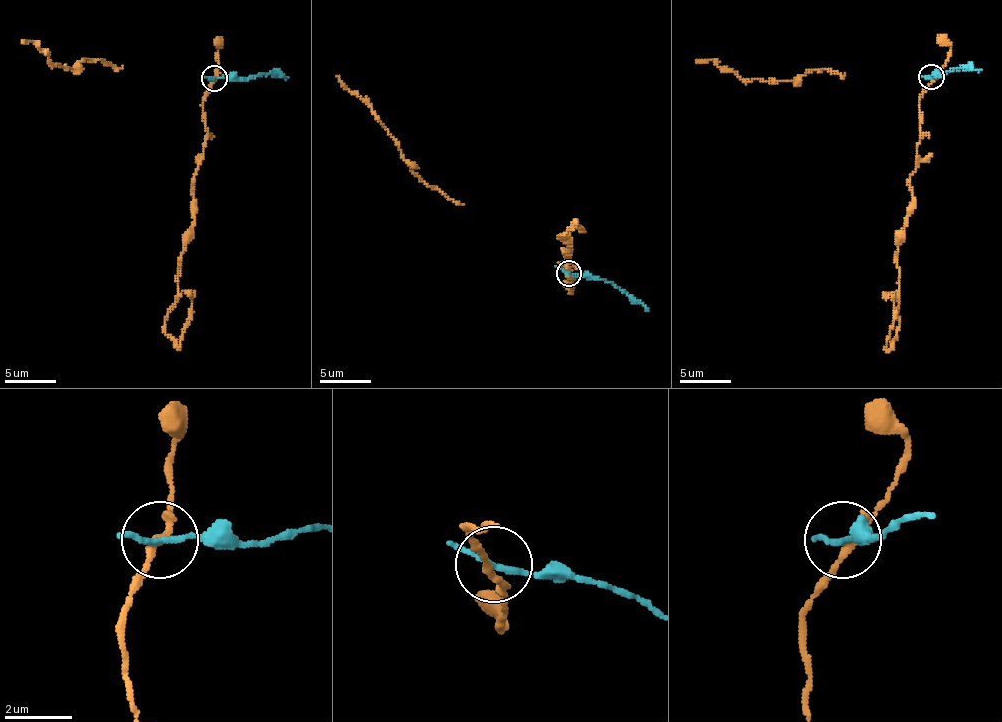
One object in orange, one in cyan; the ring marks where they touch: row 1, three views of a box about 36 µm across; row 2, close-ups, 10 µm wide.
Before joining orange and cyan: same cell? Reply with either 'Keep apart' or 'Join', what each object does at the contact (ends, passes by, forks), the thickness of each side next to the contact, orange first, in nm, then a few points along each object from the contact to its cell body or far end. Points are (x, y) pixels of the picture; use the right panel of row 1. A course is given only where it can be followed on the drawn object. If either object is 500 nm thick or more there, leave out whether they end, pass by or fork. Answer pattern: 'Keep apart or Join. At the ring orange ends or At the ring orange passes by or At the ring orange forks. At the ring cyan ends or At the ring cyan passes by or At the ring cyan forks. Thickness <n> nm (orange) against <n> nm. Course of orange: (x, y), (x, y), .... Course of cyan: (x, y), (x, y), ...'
Join. At the ring orange forks. At the ring cyan passes by. Thickness 160 nm (orange) against 150 nm. Course of orange: (931, 78), (919, 102), (912, 213), (898, 246), (899, 324), (888, 349), (889, 293). Course of cyan: (931, 76), (947, 71), (981, 70)

